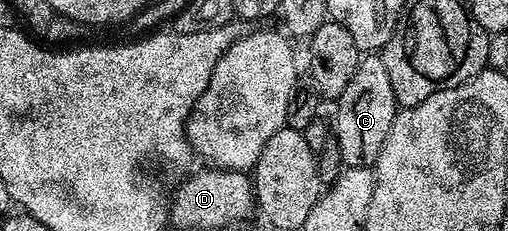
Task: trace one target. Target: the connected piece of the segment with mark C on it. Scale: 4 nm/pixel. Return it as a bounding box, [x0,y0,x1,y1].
[332,53,400,167]

